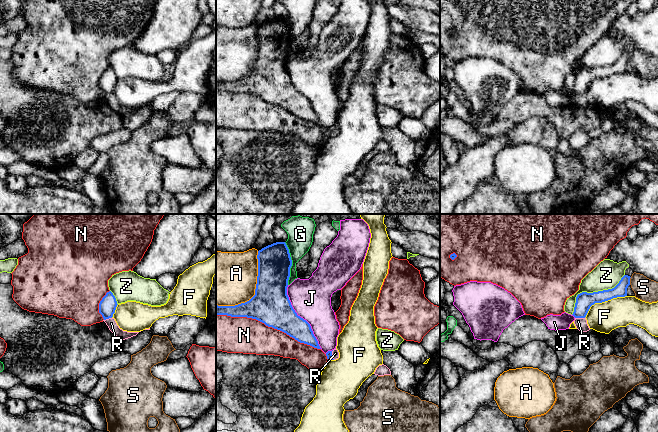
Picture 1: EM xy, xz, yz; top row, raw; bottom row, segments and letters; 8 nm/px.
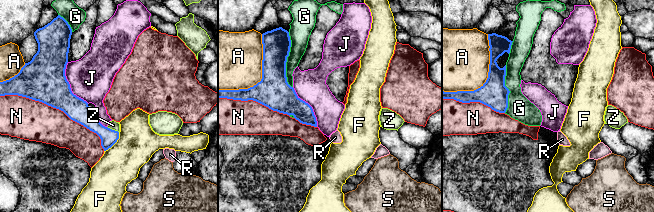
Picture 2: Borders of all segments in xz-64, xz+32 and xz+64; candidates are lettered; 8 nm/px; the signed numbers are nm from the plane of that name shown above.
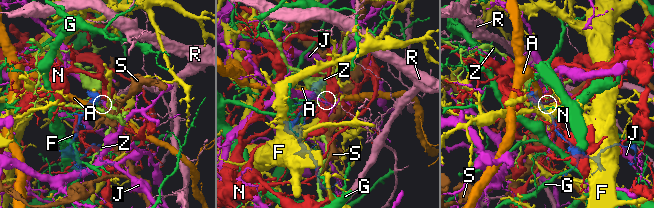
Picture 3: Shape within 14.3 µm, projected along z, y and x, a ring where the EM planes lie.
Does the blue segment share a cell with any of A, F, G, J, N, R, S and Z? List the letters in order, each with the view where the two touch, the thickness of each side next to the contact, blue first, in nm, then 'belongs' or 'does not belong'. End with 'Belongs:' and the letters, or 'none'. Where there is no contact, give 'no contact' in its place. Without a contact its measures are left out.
A: meets blue in xz; 300 nm thick on the blue side, 440 nm on the other; does not belong
F: meets blue in yz; 140 nm thick on the blue side, 240 nm on the other; does not belong
G: meets blue in xz; 280 nm thick on the blue side, 200 nm on the other; does not belong
J: meets blue in xz; 300 nm thick on the blue side, 320 nm on the other; does not belong
N: meets blue in xz; 300 nm thick on the blue side, 280 nm on the other; does not belong
R: meets blue in yz; 140 nm thick on the blue side, 100 nm on the other; does not belong
S: meets blue in yz; 110 nm thick on the blue side, 190 nm on the other; does not belong
Z: meets blue in yz; 140 nm thick on the blue side, 220 nm on the other; does not belong
Belongs: none

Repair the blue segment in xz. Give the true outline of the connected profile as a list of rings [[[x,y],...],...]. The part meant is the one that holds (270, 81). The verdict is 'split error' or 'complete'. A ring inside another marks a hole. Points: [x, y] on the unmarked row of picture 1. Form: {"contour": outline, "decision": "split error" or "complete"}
{"contour": [[[285,18],[258,27],[255,71],[235,82],[216,81],[216,91],[256,95],[280,106],[300,119],[321,125],[310,100],[297,91],[287,71],[292,36]]], "decision": "complete"}

